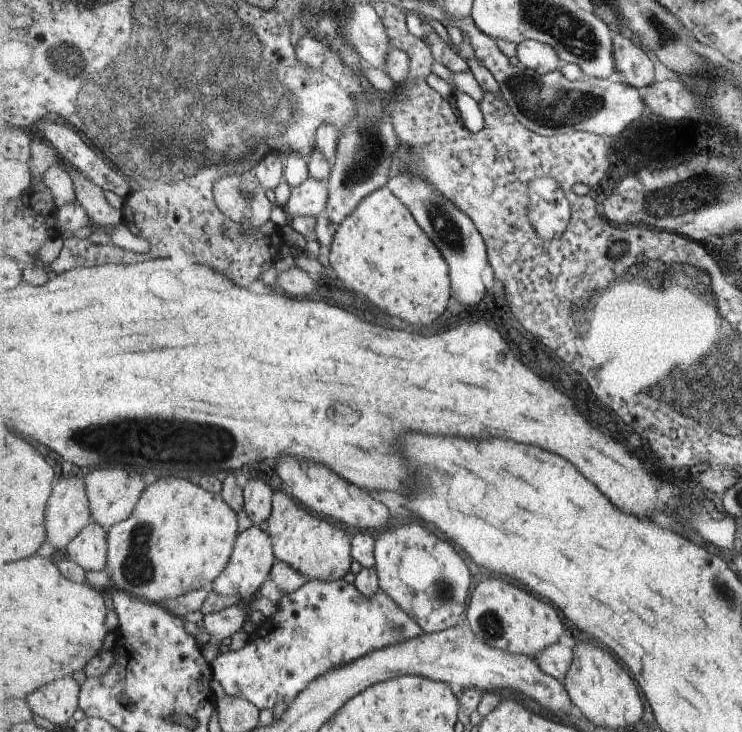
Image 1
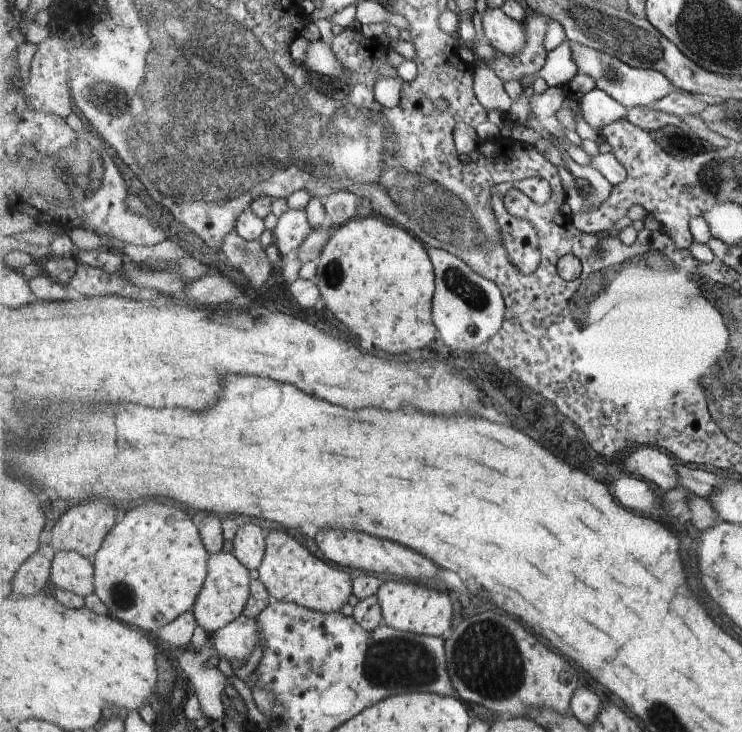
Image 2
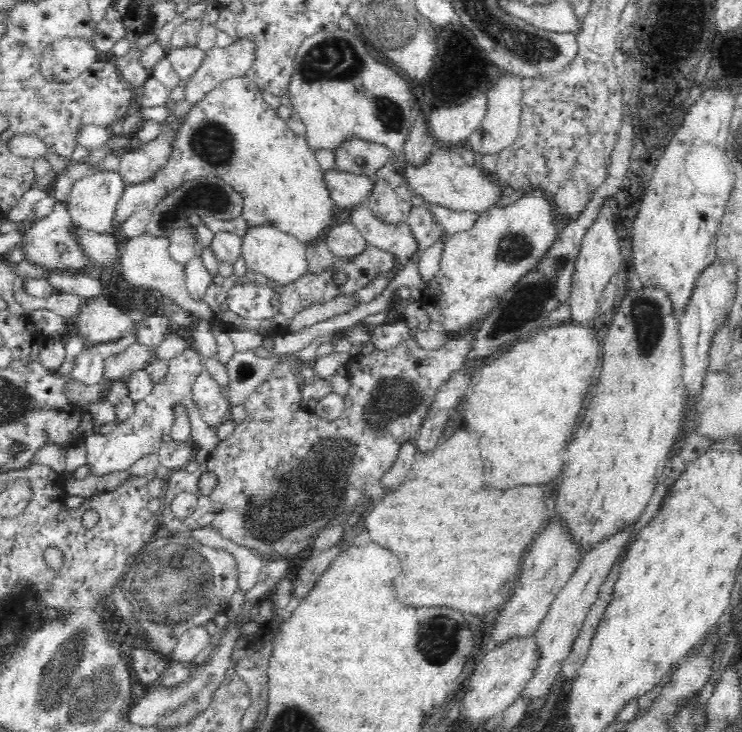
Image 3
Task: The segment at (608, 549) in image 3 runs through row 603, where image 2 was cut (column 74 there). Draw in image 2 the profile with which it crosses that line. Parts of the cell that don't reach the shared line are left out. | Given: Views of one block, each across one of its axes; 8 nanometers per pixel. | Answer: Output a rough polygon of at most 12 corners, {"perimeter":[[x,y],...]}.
{"perimeter":[[59,550],[50,582],[61,590],[96,592],[94,563]]}

